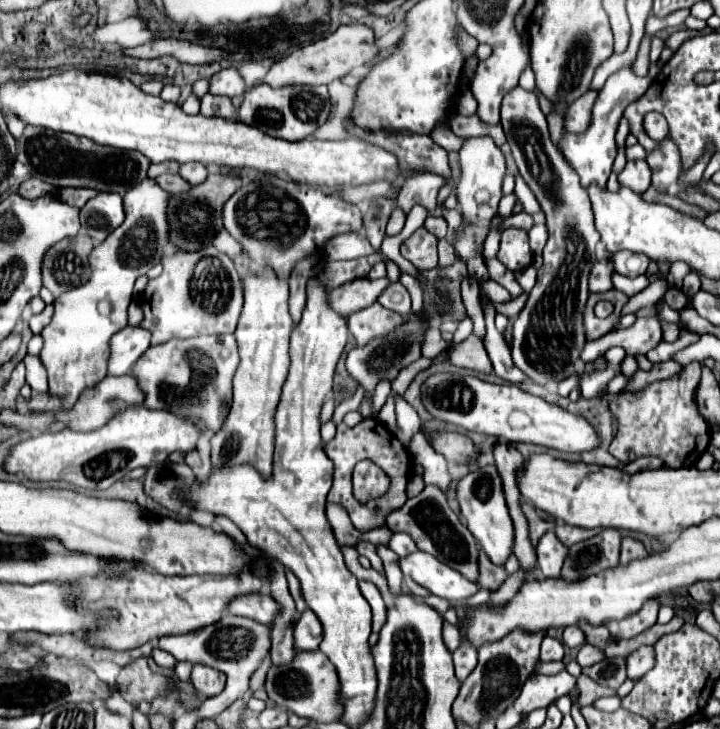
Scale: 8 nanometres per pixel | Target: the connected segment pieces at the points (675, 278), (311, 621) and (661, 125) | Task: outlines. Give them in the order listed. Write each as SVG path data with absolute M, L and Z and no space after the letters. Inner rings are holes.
M677 261L671 265L670 272L672 274L668 274L667 281L671 285L681 288L683 283L682 281L689 271L690 267L685 262Z
M305 609L295 623L295 647L297 651L315 651L323 639L323 627L311 609Z
M651 111L649 115L645 115L643 119L643 127L645 127L645 133L653 139L653 141L661 141L667 137L667 121L663 115Z

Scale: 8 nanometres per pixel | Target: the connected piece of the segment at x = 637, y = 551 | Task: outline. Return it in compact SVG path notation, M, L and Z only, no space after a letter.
M623 537L621 541L621 563L629 563L631 559L637 557L645 557L645 545L639 539L631 539L631 537Z

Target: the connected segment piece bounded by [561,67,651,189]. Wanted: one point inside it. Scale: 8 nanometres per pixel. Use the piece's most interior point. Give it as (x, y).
(591, 154)

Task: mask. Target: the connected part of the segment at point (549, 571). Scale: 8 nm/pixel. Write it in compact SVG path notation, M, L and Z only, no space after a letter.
M547 531L537 545L537 557L539 557L537 563L539 563L541 575L543 577L559 577L563 561L567 559L567 553L569 553L569 547L565 547L557 539L555 531Z

